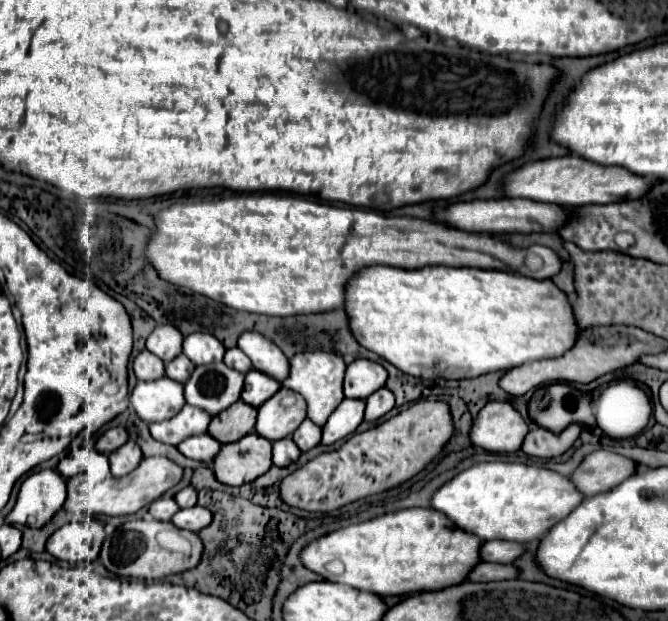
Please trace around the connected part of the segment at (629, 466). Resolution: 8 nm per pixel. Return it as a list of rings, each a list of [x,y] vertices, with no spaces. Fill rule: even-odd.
[[[595,450],[583,458],[577,470],[571,472],[569,480],[583,496],[589,496],[617,486],[617,482],[623,482],[635,470],[637,464],[629,458],[607,450]]]

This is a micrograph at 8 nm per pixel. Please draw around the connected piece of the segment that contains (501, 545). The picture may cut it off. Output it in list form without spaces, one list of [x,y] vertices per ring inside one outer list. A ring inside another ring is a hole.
[[[489,540],[483,542],[479,548],[479,558],[481,562],[501,562],[509,564],[513,562],[519,554],[523,552],[523,546],[519,542],[509,542],[509,540]]]

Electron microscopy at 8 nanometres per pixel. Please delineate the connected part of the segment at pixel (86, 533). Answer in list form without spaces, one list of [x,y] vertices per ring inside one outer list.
[[[87,518],[81,522],[69,522],[55,530],[49,536],[45,550],[63,562],[89,562],[97,560],[103,538],[103,524]]]

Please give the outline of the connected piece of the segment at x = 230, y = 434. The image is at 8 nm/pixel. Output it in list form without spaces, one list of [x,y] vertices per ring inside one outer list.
[[[237,400],[233,406],[211,418],[207,432],[221,444],[237,442],[239,438],[243,438],[253,430],[255,418],[257,418],[257,408]]]

